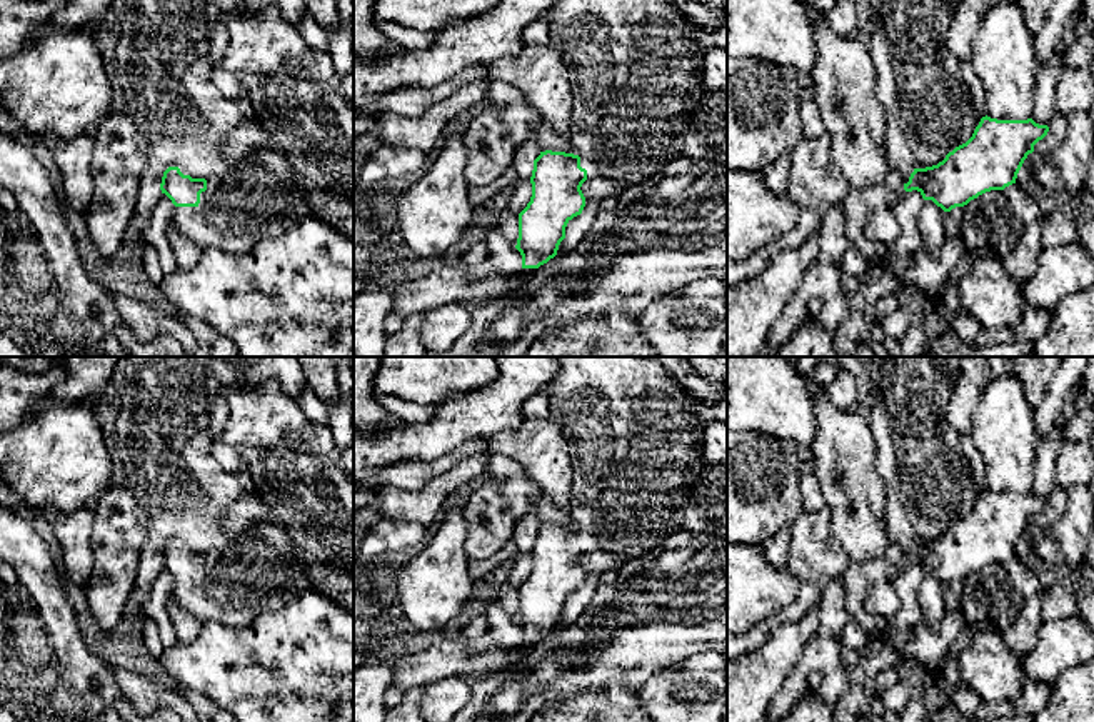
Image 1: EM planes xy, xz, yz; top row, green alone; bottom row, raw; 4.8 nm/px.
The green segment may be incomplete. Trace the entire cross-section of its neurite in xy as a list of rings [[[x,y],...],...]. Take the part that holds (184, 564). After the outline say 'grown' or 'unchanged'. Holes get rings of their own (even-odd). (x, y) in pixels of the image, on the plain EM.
[[[253,522],[232,529],[218,549],[192,552],[178,540],[163,545],[162,567],[173,580],[175,602],[202,624],[217,620],[230,627],[245,627],[262,612],[275,610],[315,589],[305,565],[297,559],[295,537],[279,522]]] | grown

